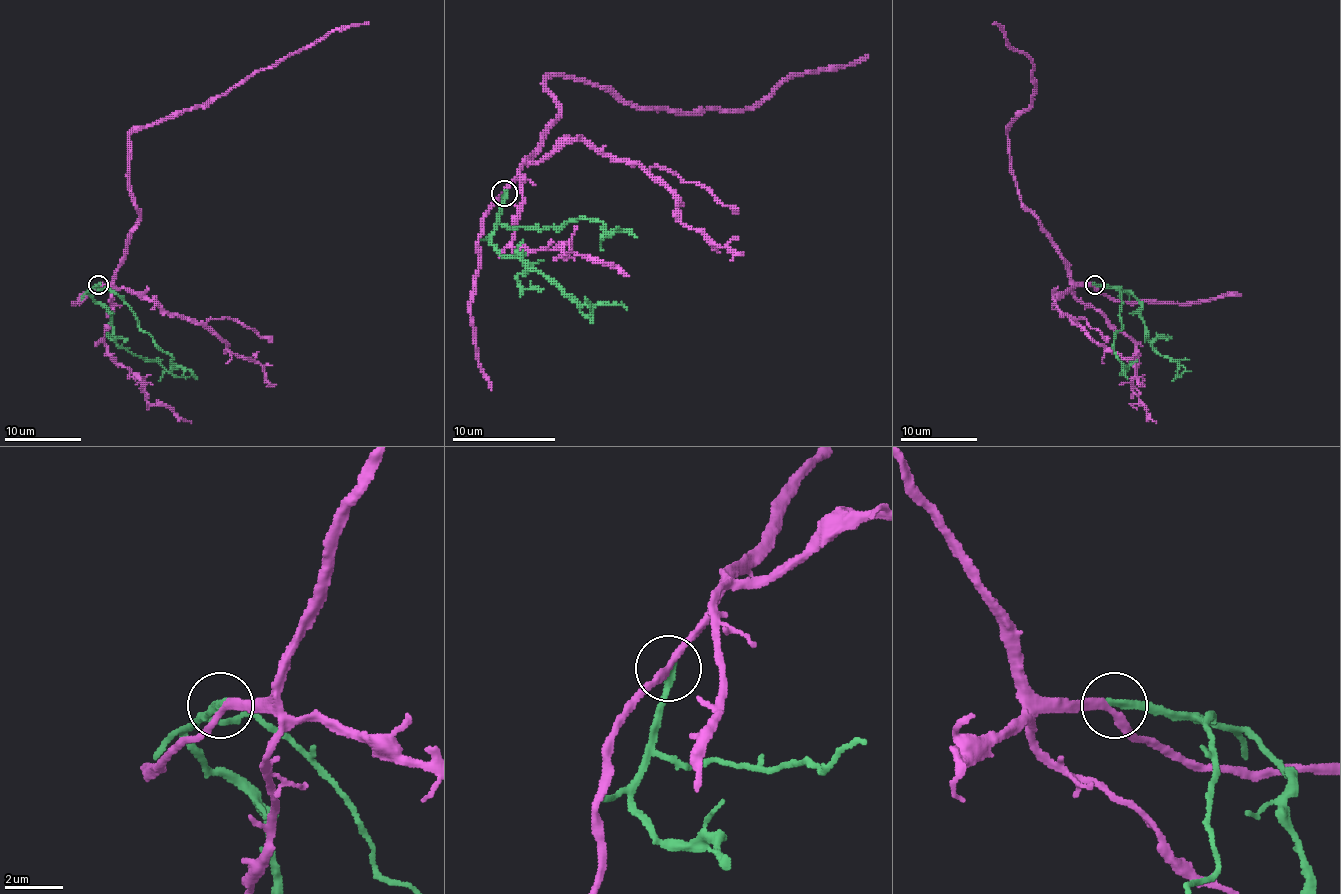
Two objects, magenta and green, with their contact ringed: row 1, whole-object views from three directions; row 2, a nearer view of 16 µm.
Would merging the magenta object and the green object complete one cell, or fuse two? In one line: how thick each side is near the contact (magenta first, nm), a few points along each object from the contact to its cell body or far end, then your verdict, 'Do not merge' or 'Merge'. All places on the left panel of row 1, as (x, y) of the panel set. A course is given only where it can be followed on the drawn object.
Thickness 240 nm (magenta) against 280 nm. Course of magenta: (99, 286), (114, 278), (137, 221), (139, 209), (129, 188), (129, 136), (208, 105), (336, 30), (368, 24). Course of green: (99, 284), (89, 292), (110, 315), (112, 336), (120, 346), (156, 361), (178, 377), (189, 377). Merge

